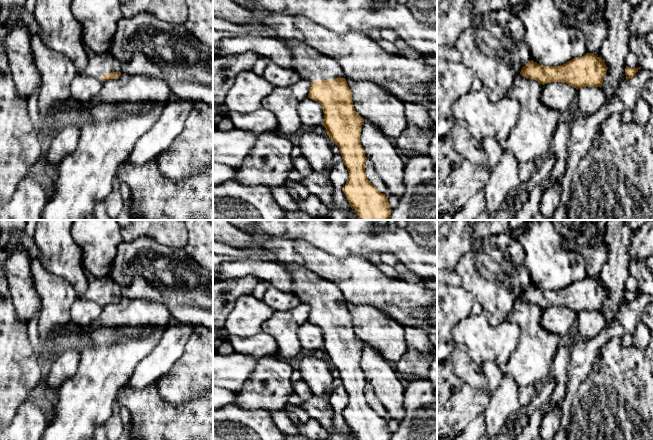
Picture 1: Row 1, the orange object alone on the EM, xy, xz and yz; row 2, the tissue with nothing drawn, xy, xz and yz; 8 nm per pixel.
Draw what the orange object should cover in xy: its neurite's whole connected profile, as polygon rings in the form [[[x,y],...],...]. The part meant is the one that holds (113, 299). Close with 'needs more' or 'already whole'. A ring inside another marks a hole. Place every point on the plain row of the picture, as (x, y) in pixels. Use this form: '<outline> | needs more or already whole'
[[[85,270],[88,287],[81,298],[95,301],[106,305],[117,303],[121,299],[121,285],[114,282],[110,277],[98,278]]] | needs more

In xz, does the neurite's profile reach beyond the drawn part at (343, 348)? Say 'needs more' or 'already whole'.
needs more

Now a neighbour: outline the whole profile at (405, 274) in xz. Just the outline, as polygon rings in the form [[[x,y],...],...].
[[[398,262],[395,266],[396,272],[400,277],[400,280],[408,283],[416,284],[422,282],[423,278],[419,275],[411,272],[404,264]]]

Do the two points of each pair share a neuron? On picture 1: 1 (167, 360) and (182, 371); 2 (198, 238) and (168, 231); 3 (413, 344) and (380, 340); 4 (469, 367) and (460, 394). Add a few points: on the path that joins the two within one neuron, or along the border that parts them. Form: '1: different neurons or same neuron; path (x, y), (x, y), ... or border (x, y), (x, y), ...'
1: different neurons; border (186, 345), (182, 356), (164, 375), (156, 380)
2: different neurons; border (187, 230), (187, 243), (183, 249)
3: different neurons; border (405, 327), (406, 351), (393, 363)
4: different neurons; border (451, 361), (456, 375), (472, 387), (486, 390)

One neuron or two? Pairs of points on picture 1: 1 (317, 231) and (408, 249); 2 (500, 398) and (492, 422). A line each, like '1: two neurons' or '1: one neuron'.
1: one neuron
2: one neuron

